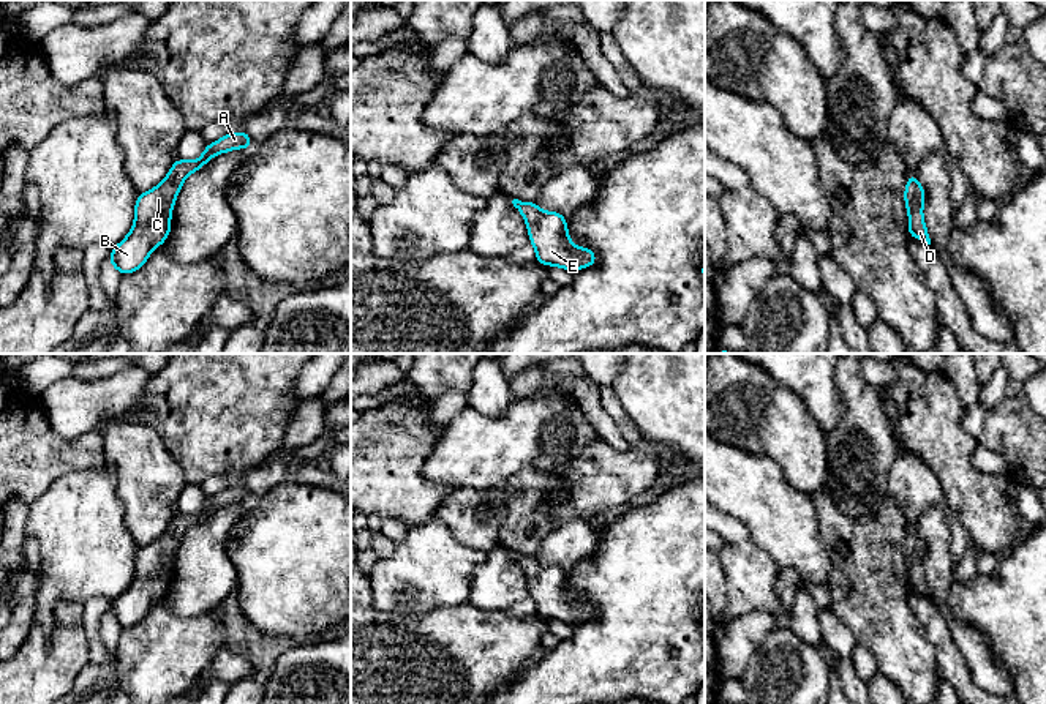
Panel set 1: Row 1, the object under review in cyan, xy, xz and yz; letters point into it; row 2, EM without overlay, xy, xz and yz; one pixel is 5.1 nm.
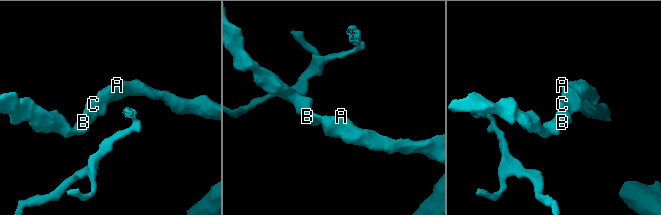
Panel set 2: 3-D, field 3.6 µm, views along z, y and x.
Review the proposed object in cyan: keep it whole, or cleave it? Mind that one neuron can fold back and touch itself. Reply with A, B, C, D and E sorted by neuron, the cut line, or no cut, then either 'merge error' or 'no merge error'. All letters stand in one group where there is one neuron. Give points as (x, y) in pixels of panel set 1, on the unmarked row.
A B C D E; no cut; no merge error

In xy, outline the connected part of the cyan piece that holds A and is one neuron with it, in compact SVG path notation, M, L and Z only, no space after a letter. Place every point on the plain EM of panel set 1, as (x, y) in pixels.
M246 485L229 486L213 497L207 497L196 515L175 513L167 530L147 546L136 551L134 579L131 586L112 601L109 617L120 628L139 623L152 605L163 598L171 586L171 565L183 534L202 522L215 508L235 502L253 502Z

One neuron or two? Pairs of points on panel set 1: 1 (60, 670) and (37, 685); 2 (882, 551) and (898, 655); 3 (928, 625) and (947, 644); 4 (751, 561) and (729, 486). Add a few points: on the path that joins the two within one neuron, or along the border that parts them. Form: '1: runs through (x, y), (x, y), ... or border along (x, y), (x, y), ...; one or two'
1: runs through (54, 670), (43, 679); one
2: runs through (882, 576), (882, 622), (888, 630); one
3: runs through (933, 630), (942, 640); one
4: border along (749, 537), (776, 564); two

